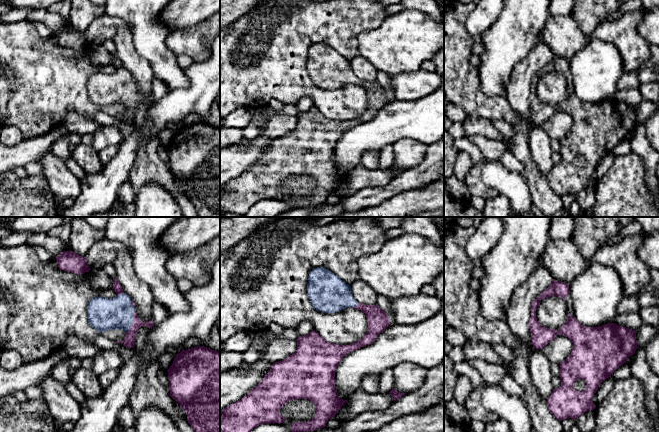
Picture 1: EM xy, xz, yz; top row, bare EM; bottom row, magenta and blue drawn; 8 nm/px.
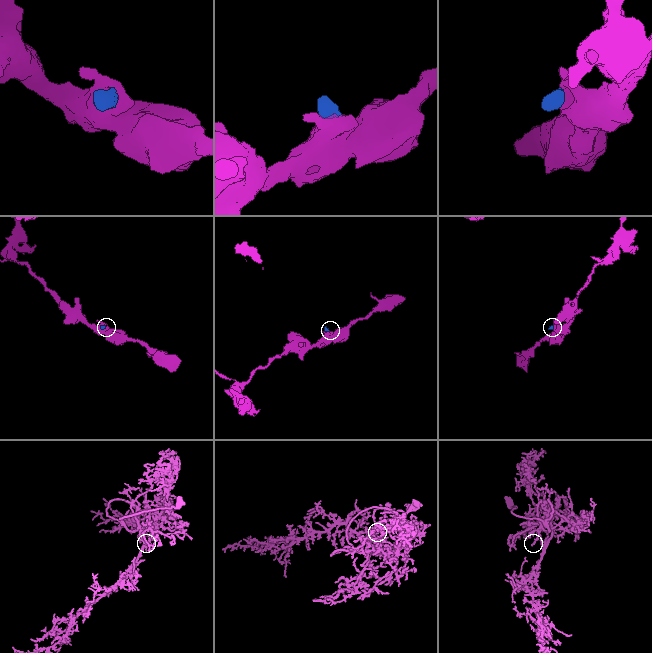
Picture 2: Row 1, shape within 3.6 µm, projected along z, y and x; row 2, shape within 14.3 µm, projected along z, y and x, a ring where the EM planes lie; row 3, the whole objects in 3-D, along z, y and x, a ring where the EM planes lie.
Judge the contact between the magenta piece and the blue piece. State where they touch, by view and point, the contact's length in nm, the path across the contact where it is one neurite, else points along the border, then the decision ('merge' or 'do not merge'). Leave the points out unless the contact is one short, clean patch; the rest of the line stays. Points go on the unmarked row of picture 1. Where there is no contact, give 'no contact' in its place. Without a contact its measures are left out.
xy (134, 93) | 260 nm | across xy (129, 116), (130, 102), (134, 93), (104, 90) | merge

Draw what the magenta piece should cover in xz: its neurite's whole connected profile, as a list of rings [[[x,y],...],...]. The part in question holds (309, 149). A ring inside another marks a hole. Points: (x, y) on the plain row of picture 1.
[[[317,43],[309,49],[307,71],[314,85],[319,88],[335,89],[351,83],[365,89],[368,99],[367,108],[358,118],[349,121],[328,119],[315,106],[305,112],[298,112],[297,126],[282,137],[273,139],[263,156],[238,178],[232,179],[222,187],[220,210],[224,213],[244,215],[253,204],[261,200],[283,199],[285,194],[280,185],[288,177],[308,175],[316,182],[316,191],[307,198],[292,199],[292,209],[315,207],[326,202],[348,176],[340,175],[335,162],[335,148],[341,135],[352,127],[373,119],[391,99],[385,87],[377,81],[358,79],[351,69],[349,60],[333,48]]]

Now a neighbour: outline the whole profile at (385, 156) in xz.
[[[387,145],[378,152],[379,169],[387,170],[394,162],[393,145]]]

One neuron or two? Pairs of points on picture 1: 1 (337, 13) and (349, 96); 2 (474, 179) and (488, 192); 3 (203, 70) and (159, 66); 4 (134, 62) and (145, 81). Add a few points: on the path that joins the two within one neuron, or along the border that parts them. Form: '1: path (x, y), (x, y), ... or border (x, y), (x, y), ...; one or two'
1: path (308, 40), (300, 48), (300, 78), (320, 96); one
2: path (477, 182), (485, 190); one
3: border (183, 69), (189, 84), (186, 87), (171, 90); two
4: path (138, 67), (143, 76); one

